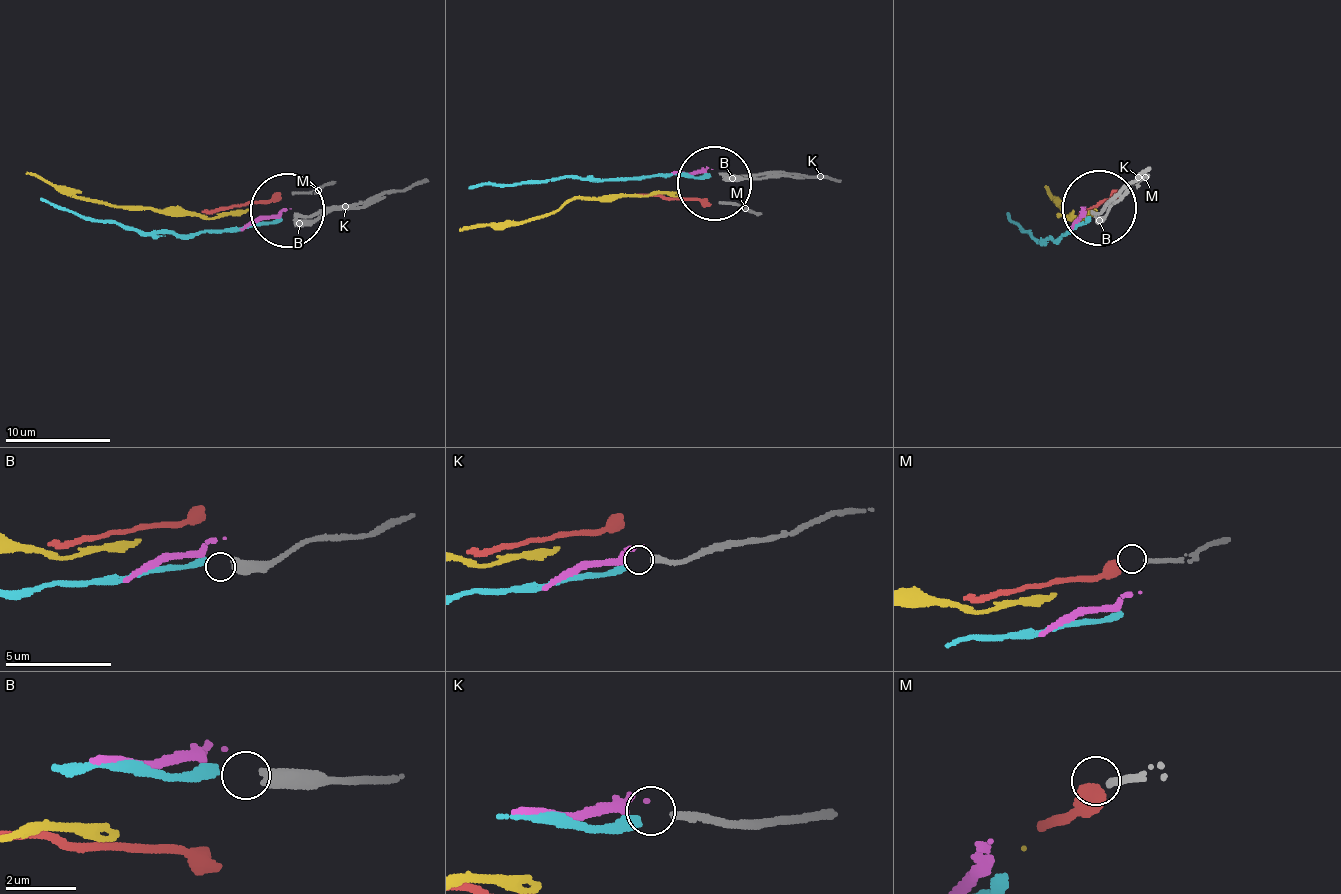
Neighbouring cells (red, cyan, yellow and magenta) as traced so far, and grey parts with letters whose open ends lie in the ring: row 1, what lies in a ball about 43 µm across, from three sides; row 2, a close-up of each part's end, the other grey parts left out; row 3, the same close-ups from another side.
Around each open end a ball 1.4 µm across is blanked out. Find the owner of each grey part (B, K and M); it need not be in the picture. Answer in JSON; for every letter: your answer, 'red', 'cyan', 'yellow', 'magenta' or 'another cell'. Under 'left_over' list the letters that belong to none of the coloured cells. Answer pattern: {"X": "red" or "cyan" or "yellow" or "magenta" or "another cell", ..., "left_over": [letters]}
{"B": "another cell", "K": "cyan", "M": "red", "left_over": ["B"]}

